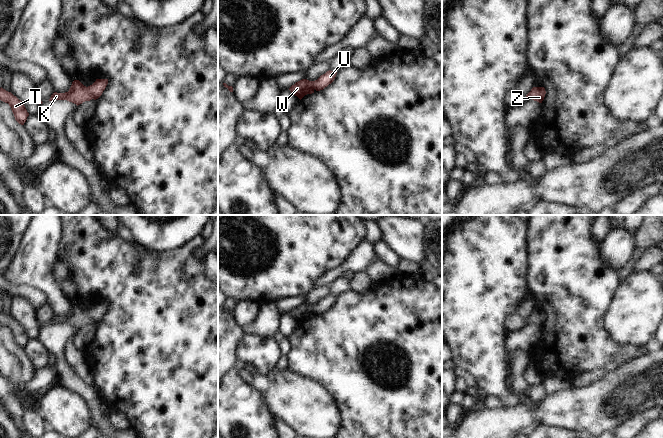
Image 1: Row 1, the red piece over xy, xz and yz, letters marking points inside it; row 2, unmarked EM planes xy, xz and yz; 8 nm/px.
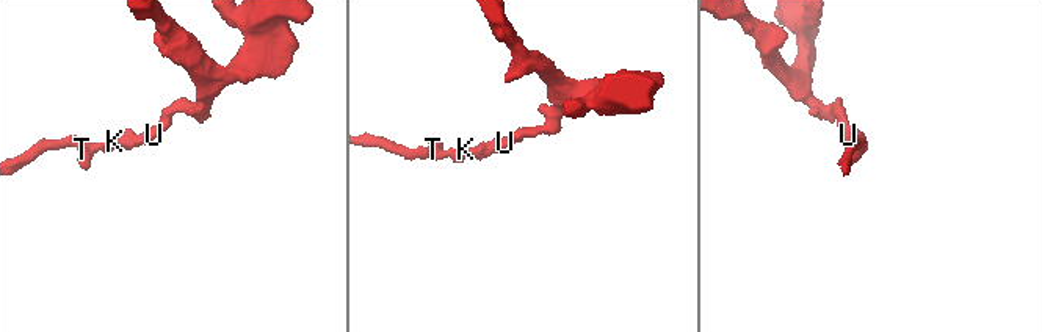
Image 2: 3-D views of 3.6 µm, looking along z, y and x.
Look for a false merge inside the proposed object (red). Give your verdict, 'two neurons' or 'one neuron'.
one neuron

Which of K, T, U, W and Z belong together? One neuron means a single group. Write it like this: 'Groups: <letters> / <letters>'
Groups: K T U W Z

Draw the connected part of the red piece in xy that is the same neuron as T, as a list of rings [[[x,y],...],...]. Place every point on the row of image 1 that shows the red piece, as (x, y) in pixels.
[[[2,87],[0,88],[0,100],[9,104],[14,114],[15,120],[19,124],[24,125],[29,113],[27,112],[23,102]]]

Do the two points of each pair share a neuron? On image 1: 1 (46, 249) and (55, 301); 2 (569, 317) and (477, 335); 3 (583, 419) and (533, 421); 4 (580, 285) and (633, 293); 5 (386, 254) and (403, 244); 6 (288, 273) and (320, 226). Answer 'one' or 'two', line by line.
1: one
2: two
3: one
4: two
5: two
6: one

